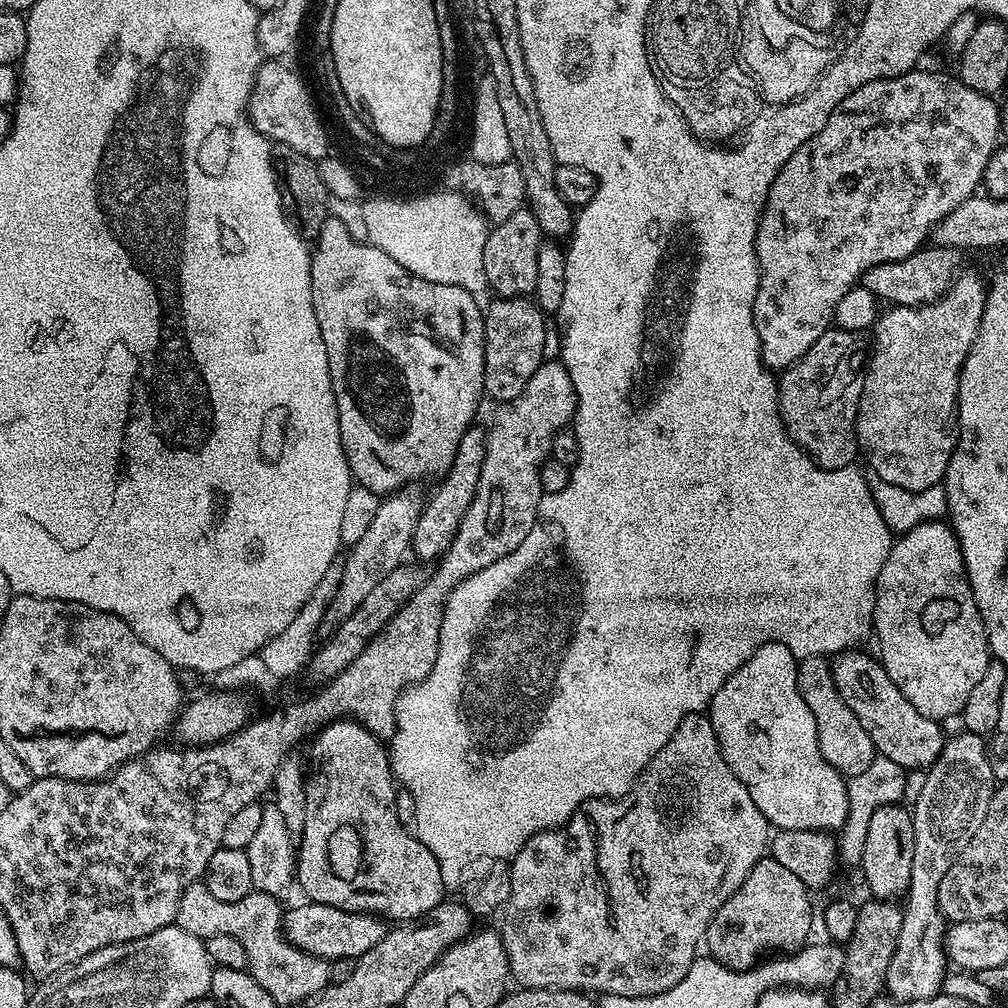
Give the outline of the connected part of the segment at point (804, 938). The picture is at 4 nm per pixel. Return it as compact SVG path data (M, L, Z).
M765 856L750 869L739 890L723 903L711 920L704 939L709 957L727 968L744 971L755 967L761 961L759 958L762 954L776 948L779 948L778 952L782 954L799 951L811 937L809 934L812 928L812 904L809 895L809 889L798 876L778 864L771 856Z

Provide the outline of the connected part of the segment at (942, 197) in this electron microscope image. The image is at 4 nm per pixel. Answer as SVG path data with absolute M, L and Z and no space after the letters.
M871 80L858 90L854 90L846 98L842 98L842 102L838 102L838 106L830 114L828 121L824 123L824 128L818 130L818 134L814 134L806 143L800 145L798 150L794 150L794 154L780 167L780 173L770 186L768 201L764 204L764 213L760 216L756 231L756 261L760 267L760 289L756 291L752 313L754 314L754 326L760 335L760 356L764 360L765 368L783 370L794 362L798 362L798 358L802 358L802 354L806 354L806 350L810 350L810 346L814 346L816 339L828 331L836 315L838 302L847 294L849 288L857 287L861 283L861 276L868 268L879 264L898 262L910 254L919 252L925 241L929 239L932 228L946 218L959 203L965 202L981 187L986 162L998 147L996 139L1000 140L1002 136L1002 112L996 109L996 104L992 100L995 99L988 94L985 94L981 100L952 100L952 112L944 112L944 116L948 116L948 118L944 118L944 116L942 116L942 120L928 118L928 120L920 120L916 124L916 122L912 122L912 116L908 116L910 120L906 120L906 122L902 118L896 120L892 124L894 130L884 130L884 132L880 132L880 136L872 136Z

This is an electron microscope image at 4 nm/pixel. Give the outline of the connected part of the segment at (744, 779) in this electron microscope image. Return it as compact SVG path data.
M774 643L762 645L736 673L720 687L718 694L714 694L710 705L710 719L714 726L714 734L718 738L718 746L726 758L730 770L734 770L734 774L740 779L742 786L746 786L750 790L750 798L754 798L754 806L758 806L758 810L762 810L762 814L768 819L769 825L771 825L773 829L831 833L833 831L832 828L835 828L835 830L842 829L847 820L847 783L842 773L838 770L834 770L834 766L830 766L826 762L826 758L822 758L820 747L818 746L818 726L814 722L814 714L810 714L810 706L806 706L806 698L802 698L802 694L798 690L798 682L796 681L797 663L797 656L786 646Z

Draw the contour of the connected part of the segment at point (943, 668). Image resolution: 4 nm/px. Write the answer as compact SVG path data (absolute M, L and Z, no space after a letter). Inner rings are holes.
M943 519L914 526L893 543L876 579L875 617L874 640L877 645L880 643L878 659L910 706L914 706L918 714L937 722L944 722L947 716L959 717L966 706L966 698L970 698L970 690L974 690L974 686L982 682L982 674L986 674L990 649L980 611L966 579L960 542Z

